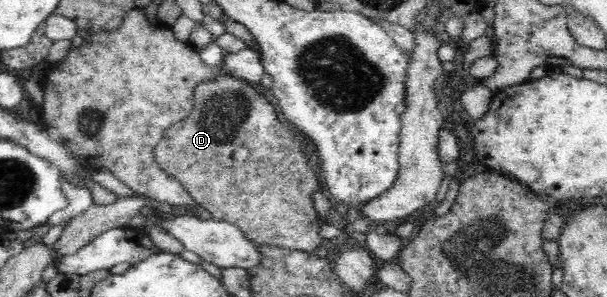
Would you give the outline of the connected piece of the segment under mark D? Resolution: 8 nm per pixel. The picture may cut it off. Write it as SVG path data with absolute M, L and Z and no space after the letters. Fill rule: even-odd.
M221 72L221 75L215 81L202 83L195 88L193 113L189 118L185 118L181 124L177 124L177 126L169 128L169 132L165 132L165 138L161 138L161 142L155 146L153 158L165 173L179 180L183 189L188 191L197 205L201 205L207 212L210 212L211 219L222 220L238 226L245 238L252 240L257 245L268 244L279 248L313 253L315 248L321 246L324 241L319 235L319 228L321 228L323 222L315 211L312 199L313 192L322 189L321 180L317 179L318 175L315 174L315 168L311 166L311 160L303 149L305 146L295 138L295 134L292 134L287 126L278 120L274 107L272 97L263 89L258 91L257 86Z

